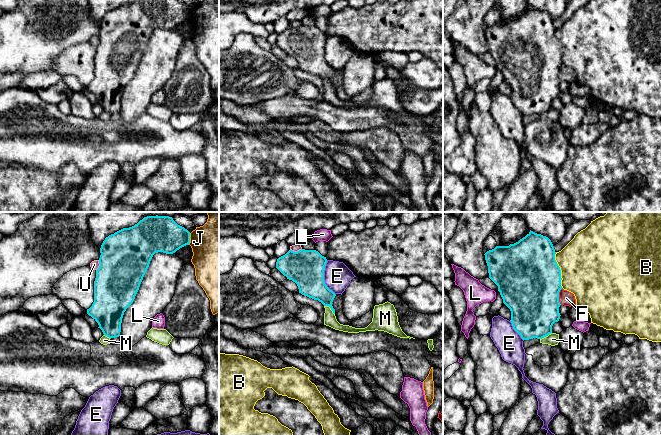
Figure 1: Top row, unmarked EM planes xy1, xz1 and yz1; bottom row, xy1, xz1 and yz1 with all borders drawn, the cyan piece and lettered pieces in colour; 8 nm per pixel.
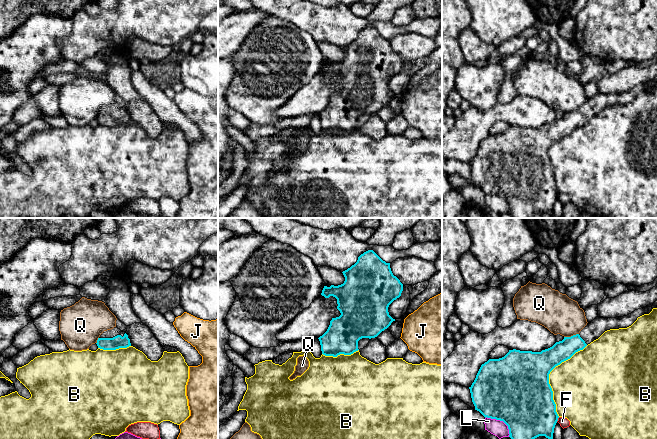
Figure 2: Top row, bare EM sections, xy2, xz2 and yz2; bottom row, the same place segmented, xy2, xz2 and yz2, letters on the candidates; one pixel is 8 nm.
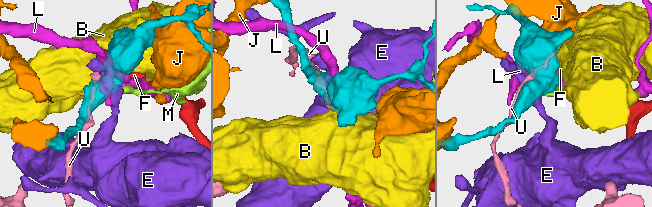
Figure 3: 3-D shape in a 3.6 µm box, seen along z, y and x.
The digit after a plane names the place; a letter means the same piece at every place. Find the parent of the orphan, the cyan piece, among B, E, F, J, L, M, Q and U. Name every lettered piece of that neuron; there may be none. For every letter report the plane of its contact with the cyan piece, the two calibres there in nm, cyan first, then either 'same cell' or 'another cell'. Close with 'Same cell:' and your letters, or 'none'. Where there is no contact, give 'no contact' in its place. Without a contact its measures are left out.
B: yz2 | 500/440 nm | another cell
E: xz1 | 280/220 nm | another cell
F: yz1 | 480/120 nm | another cell
J: xy1 | 240/420 nm | another cell
L: yz2 | 500/130 nm | another cell
M: xz1 | 220/100 nm | another cell
Q: yz2 | 160/300 nm | another cell
U: xz1 | 280/60 nm | another cell
Same cell: none

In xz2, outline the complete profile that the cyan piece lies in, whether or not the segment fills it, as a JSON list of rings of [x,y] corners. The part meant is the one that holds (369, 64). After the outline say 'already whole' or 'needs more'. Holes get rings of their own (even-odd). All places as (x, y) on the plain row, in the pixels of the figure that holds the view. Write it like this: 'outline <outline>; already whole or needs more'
outline [[[368,26],[358,33],[357,38],[342,48],[345,57],[343,60],[330,63],[324,62],[321,71],[325,74],[333,72],[337,75],[337,85],[341,91],[332,94],[327,107],[318,115],[321,121],[322,130],[325,132],[337,133],[340,130],[351,131],[358,127],[358,117],[362,114],[375,114],[382,107],[387,105],[395,95],[388,88],[389,81],[401,72],[403,60],[393,51],[390,39],[383,37],[373,26]]]; already whole

